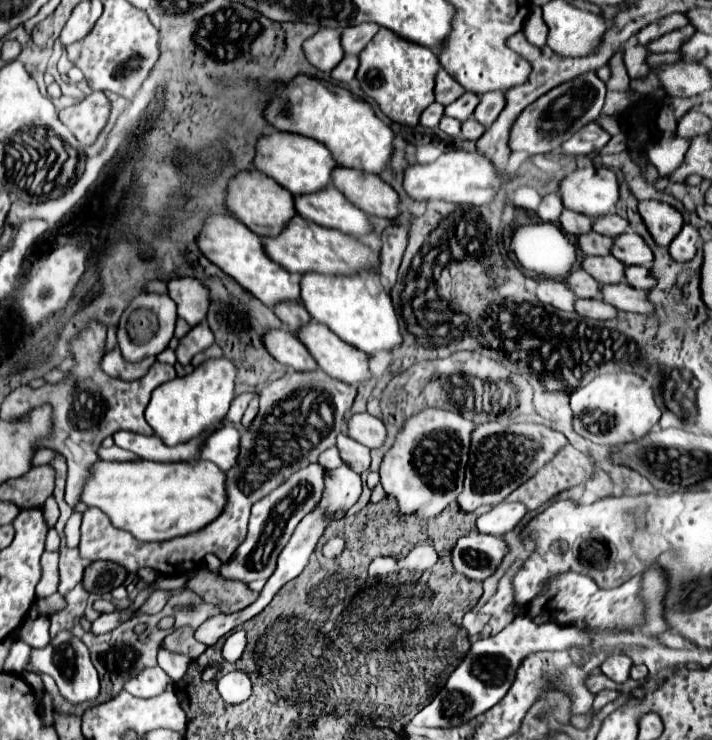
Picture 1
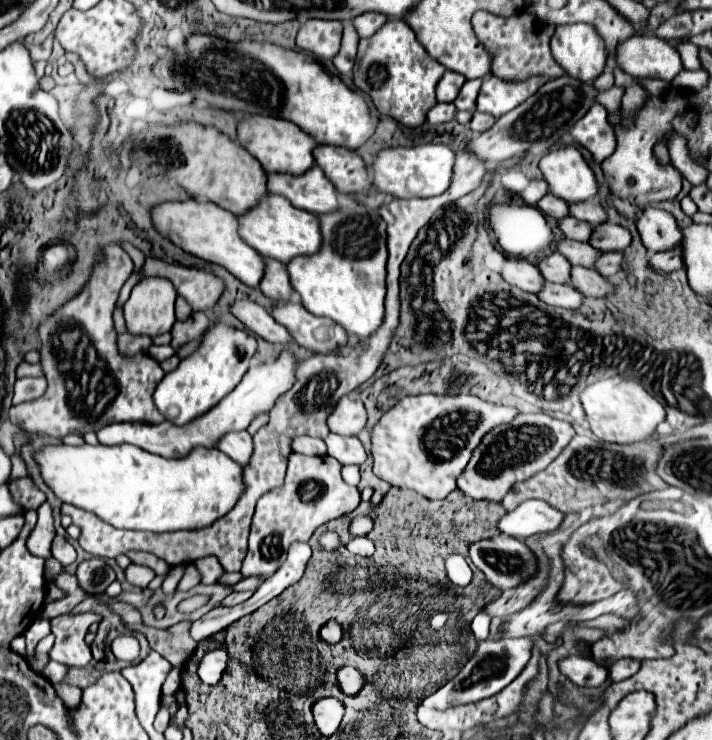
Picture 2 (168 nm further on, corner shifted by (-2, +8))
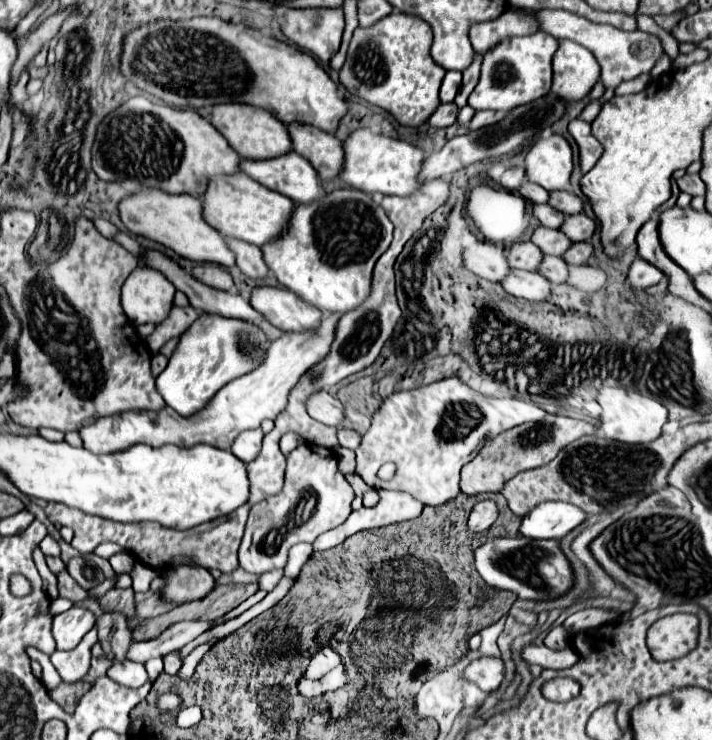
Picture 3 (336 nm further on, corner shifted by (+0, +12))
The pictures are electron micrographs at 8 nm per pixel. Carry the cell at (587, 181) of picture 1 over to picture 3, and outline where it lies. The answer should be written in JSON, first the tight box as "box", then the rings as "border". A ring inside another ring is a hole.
{"box":[525,134,573,190],"border":[[[561,134],[539,138],[525,156],[525,178],[545,190],[569,190],[573,170],[571,146]]]}

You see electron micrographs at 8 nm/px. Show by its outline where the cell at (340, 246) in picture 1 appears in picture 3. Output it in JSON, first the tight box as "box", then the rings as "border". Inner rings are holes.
{"box":[201,174,293,246],"border":[[[245,174],[213,176],[207,182],[207,190],[201,202],[203,220],[211,224],[221,236],[237,238],[255,246],[261,246],[267,240],[279,236],[293,212],[293,200],[287,200],[287,196],[263,188],[261,184],[255,184],[255,180],[251,180]]]}

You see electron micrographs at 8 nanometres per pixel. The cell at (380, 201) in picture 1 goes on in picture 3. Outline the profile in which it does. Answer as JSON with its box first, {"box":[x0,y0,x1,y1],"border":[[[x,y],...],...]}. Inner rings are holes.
{"box":[287,124,343,180],"border":[[[287,124],[291,148],[315,166],[321,180],[337,178],[343,162],[341,140],[311,124]]]}

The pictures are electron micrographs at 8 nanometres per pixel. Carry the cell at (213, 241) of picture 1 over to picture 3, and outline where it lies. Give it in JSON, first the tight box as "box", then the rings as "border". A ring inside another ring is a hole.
{"box":[119,190,235,268],"border":[[[139,190],[119,202],[119,218],[131,234],[145,236],[171,248],[179,256],[193,262],[215,262],[225,268],[235,266],[235,258],[227,242],[201,216],[201,200],[195,196],[175,196],[161,190]]]}

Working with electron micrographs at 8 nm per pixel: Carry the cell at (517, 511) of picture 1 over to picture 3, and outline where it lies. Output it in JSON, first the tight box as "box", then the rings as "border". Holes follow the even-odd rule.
{"box":[521,502,587,540],"border":[[[543,502],[521,520],[521,534],[527,538],[561,540],[573,528],[583,524],[587,514],[569,502]]]}

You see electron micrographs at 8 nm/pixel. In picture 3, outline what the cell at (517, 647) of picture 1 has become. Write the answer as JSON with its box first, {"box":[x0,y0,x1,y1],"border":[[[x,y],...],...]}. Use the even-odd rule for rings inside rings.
{"box":[465,658,503,692],"border":[[[479,658],[467,668],[465,676],[473,680],[483,692],[493,692],[503,680],[503,660],[501,658]]]}

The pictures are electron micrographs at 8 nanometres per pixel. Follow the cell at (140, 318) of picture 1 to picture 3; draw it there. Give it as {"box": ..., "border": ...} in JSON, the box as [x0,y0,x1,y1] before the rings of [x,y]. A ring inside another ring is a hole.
{"box":[123,268,175,324],"border":[[[135,268],[123,284],[123,310],[133,324],[159,324],[173,306],[175,286],[153,268]]]}

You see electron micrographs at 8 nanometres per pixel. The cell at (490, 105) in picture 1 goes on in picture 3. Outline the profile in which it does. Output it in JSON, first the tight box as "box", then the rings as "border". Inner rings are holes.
{"box":[469,32,559,112],"border":[[[545,32],[507,38],[495,44],[495,48],[491,48],[491,52],[487,52],[483,58],[481,78],[469,96],[469,106],[475,110],[509,112],[517,106],[523,106],[531,100],[545,96],[551,88],[549,84],[551,82],[551,60],[557,48],[559,48],[559,42],[553,36],[547,36]]]}

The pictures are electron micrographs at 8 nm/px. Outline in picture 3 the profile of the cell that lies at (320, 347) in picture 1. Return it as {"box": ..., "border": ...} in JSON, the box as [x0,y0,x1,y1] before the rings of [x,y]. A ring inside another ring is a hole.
{"box":[249,286,323,332],"border":[[[257,286],[251,292],[249,304],[283,332],[305,332],[317,328],[323,316],[321,310],[303,302],[287,288]]]}

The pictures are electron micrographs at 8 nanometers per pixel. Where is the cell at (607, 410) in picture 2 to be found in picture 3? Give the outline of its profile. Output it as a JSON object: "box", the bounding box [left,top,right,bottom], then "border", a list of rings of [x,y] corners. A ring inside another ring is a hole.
{"box":[597,388,667,444],"border":[[[601,388],[597,394],[597,402],[601,404],[601,424],[599,428],[609,440],[617,440],[623,444],[647,444],[659,438],[663,424],[667,422],[667,408],[653,400],[647,398],[635,390],[625,390],[625,388]]]}

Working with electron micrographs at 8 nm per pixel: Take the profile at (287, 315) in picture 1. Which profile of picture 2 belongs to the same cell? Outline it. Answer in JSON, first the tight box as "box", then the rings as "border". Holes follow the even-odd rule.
{"box":[261,258,293,304],"border":[[[265,258],[265,262],[267,262],[267,270],[265,270],[265,280],[261,282],[261,292],[267,298],[275,300],[277,304],[289,302],[293,294],[293,286],[291,286],[285,264],[271,260],[271,258]]]}

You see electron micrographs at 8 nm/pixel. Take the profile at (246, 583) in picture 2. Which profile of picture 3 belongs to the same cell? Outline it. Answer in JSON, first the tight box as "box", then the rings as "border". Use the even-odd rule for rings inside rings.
{"box":[259,570,283,592],"border":[[[269,570],[269,572],[259,576],[259,586],[269,592],[269,590],[273,590],[279,584],[281,578],[283,578],[283,570]]]}

